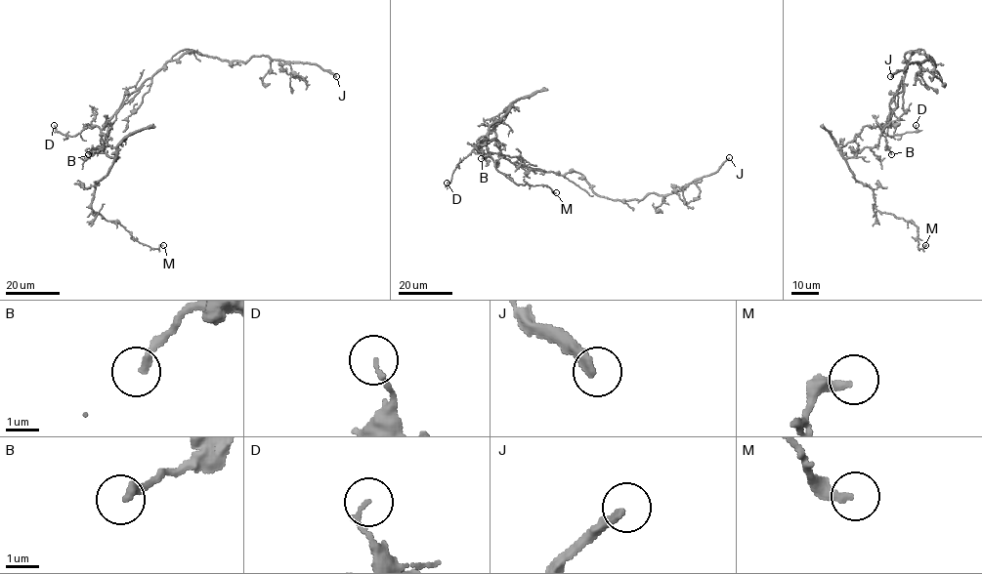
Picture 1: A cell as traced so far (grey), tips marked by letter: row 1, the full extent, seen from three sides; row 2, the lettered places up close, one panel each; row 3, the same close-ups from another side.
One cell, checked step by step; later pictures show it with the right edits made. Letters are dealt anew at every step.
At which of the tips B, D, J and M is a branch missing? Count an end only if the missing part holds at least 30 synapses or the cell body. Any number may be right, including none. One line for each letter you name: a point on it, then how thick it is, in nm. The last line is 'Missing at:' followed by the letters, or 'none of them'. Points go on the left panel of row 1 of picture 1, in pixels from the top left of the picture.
J: at (336, 76); 300 nm thick
Missing at: J

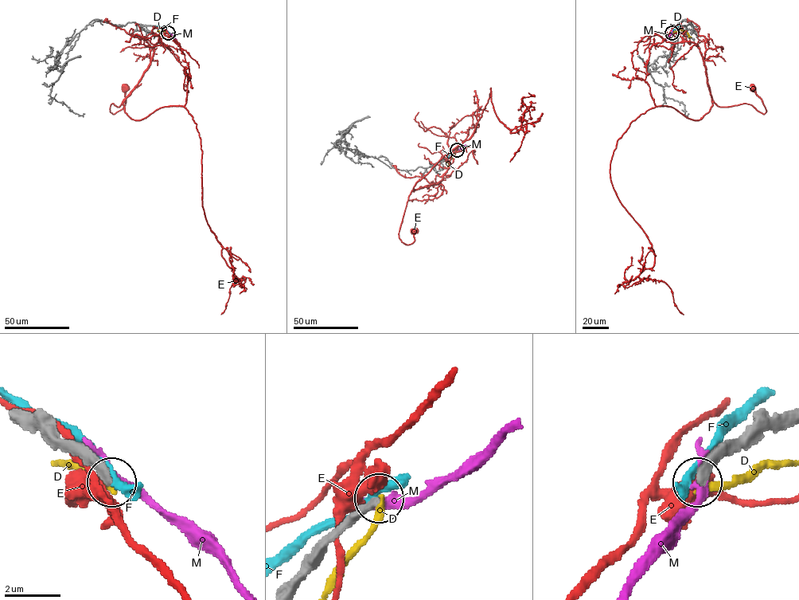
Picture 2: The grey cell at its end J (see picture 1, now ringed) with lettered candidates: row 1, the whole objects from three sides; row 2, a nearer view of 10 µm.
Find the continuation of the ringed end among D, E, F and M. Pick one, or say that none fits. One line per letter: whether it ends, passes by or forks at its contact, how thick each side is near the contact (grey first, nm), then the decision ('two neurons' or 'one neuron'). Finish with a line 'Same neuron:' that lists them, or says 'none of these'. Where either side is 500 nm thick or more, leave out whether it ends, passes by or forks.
D: it ends there; 280 nm thick on the grey side, 280 nm on the other; two neurons
E: it passes by; 440 nm thick on the grey side, 480 nm on the other; two neurons
F: it passes by; 480 nm thick on the grey side, 260 nm on the other; two neurons
M: it passes by; 380 nm thick on the grey side, 280 nm on the other; two neurons
Same neuron: none of these

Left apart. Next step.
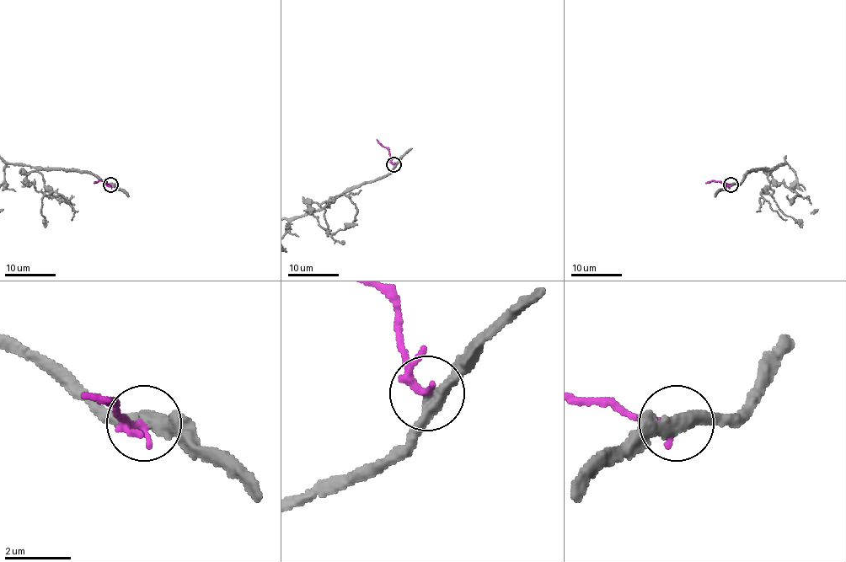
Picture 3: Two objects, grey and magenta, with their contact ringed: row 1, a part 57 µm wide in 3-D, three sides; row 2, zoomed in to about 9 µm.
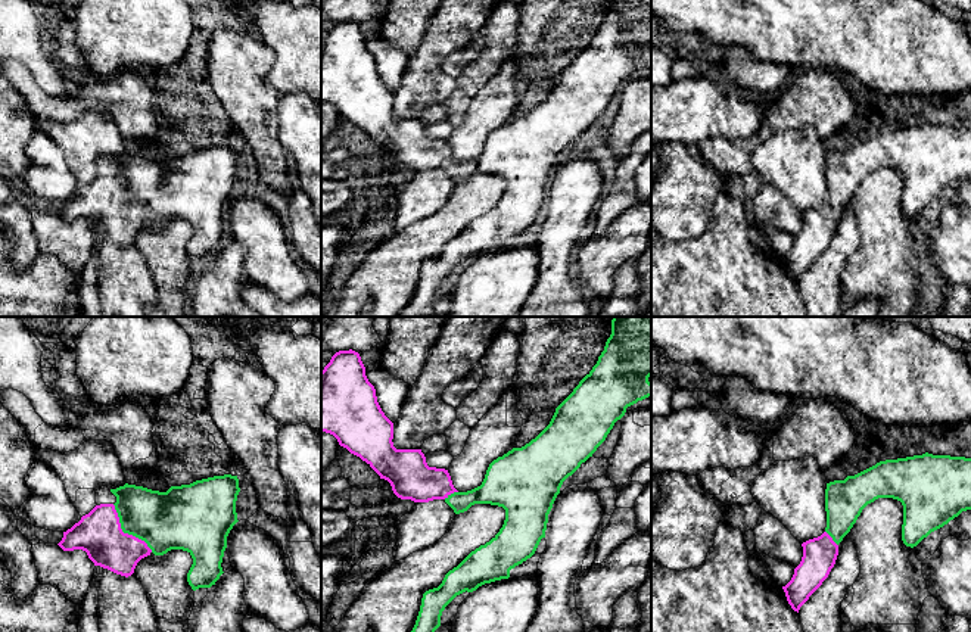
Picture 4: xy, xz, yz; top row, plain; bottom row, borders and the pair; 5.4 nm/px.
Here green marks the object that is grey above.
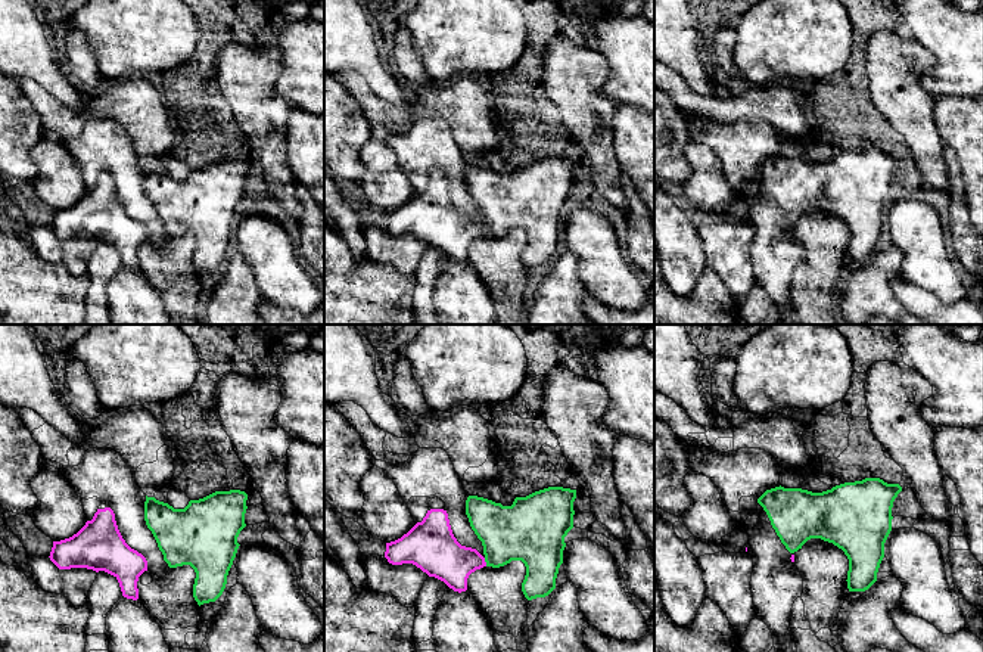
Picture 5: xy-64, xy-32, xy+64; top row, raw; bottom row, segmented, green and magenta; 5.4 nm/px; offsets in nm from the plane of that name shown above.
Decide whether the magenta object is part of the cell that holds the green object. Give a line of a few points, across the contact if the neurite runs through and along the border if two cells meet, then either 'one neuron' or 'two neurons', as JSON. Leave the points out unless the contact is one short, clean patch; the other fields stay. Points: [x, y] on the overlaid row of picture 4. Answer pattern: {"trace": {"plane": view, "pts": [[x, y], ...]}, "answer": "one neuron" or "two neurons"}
{"trace": {"plane": "xy", "pts": [[168, 520], [142, 520], [125, 532], [99, 534]]}, "answer": "one neuron"}

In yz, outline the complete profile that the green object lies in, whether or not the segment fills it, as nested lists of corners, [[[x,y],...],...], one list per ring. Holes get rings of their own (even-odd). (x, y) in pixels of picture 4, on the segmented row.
[[[922,454],[897,460],[880,461],[875,466],[844,480],[827,483],[825,489],[825,532],[802,544],[803,557],[794,569],[791,580],[782,586],[787,601],[794,611],[822,585],[835,564],[838,544],[850,532],[862,510],[878,498],[893,498],[903,505],[902,541],[916,547],[931,532],[943,527],[962,511],[971,510],[971,458]]]

